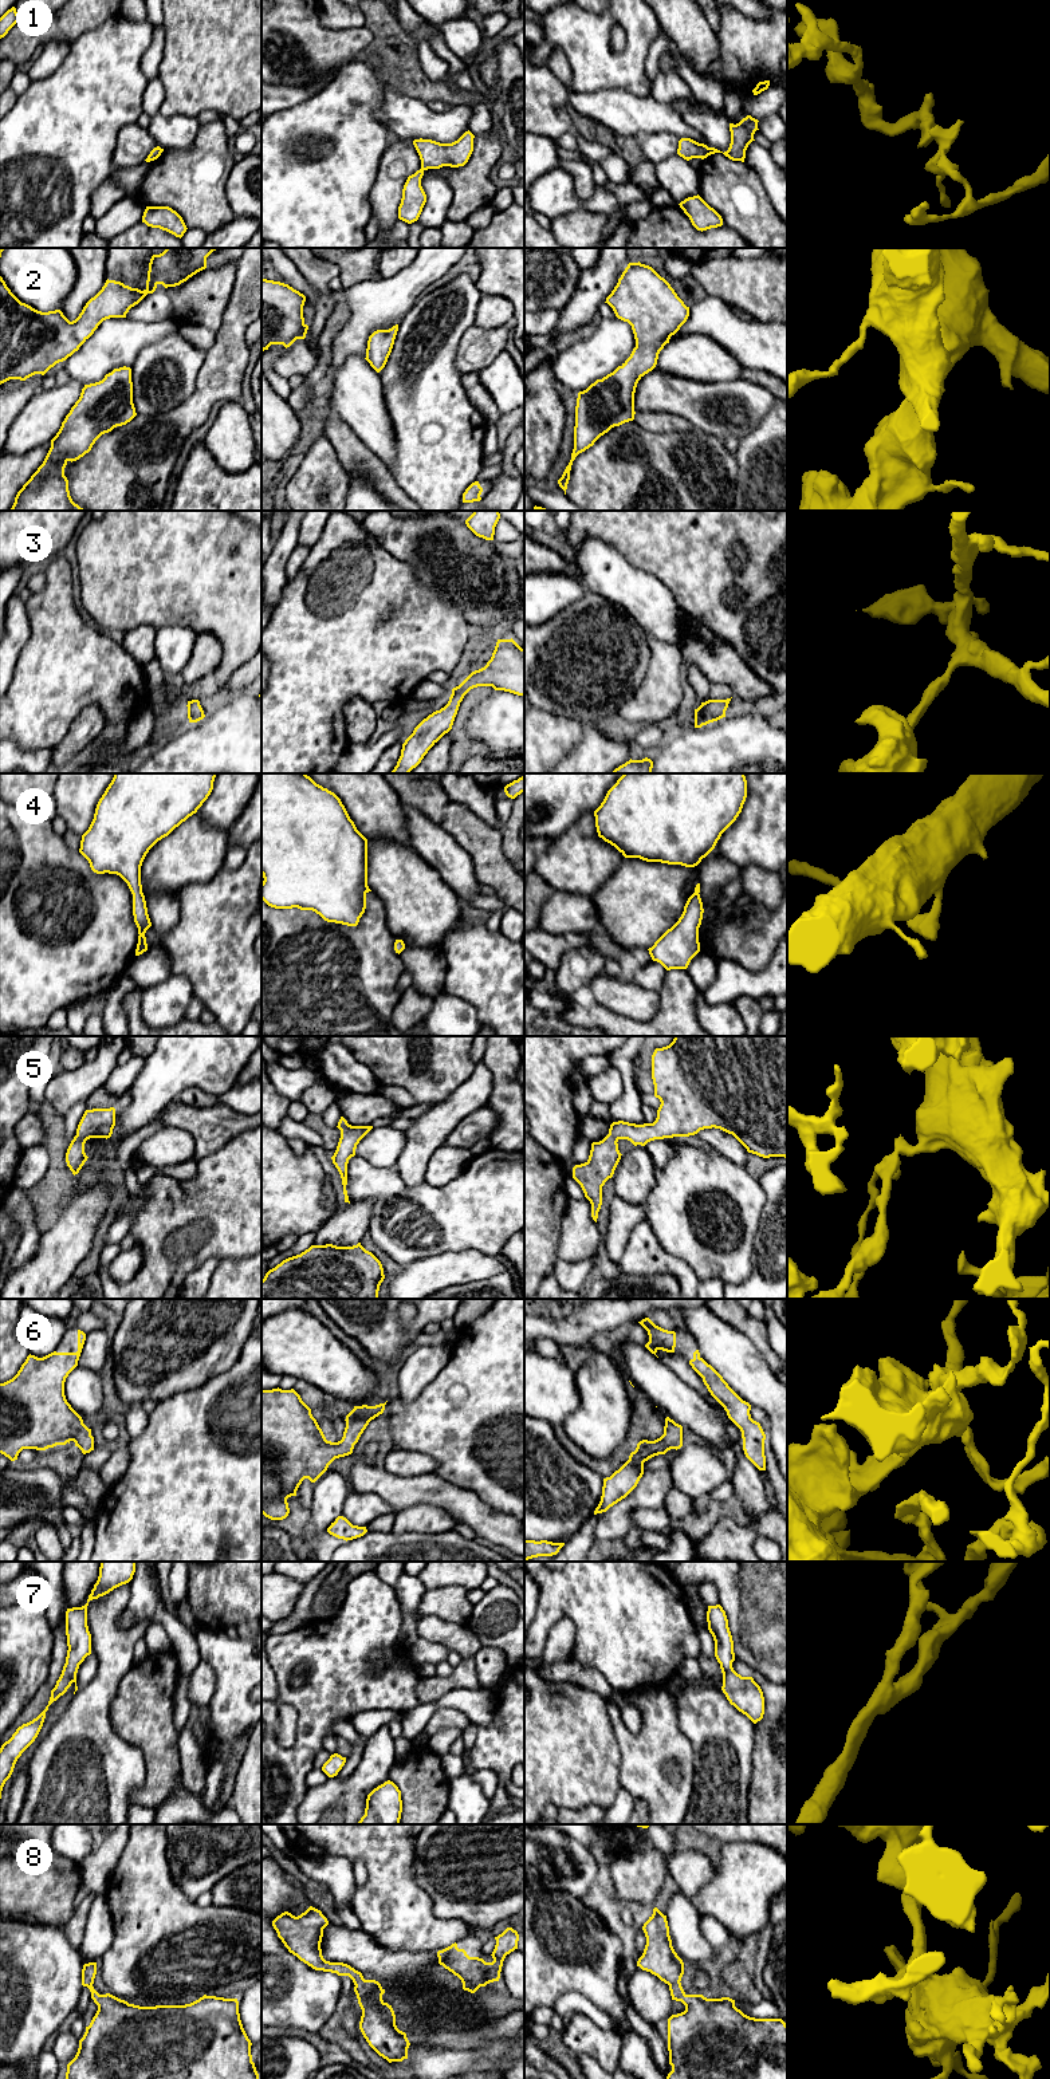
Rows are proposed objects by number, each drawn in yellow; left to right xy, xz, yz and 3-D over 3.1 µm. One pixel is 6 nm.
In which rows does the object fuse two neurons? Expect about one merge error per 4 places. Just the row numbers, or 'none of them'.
1

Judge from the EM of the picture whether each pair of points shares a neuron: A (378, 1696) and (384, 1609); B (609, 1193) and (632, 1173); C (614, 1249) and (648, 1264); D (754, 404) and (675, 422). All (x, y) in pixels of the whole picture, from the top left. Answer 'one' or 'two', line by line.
A: one
B: two
C: two
D: two

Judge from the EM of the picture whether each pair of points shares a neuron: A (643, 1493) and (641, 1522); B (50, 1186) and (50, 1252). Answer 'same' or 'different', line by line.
A: different
B: different

